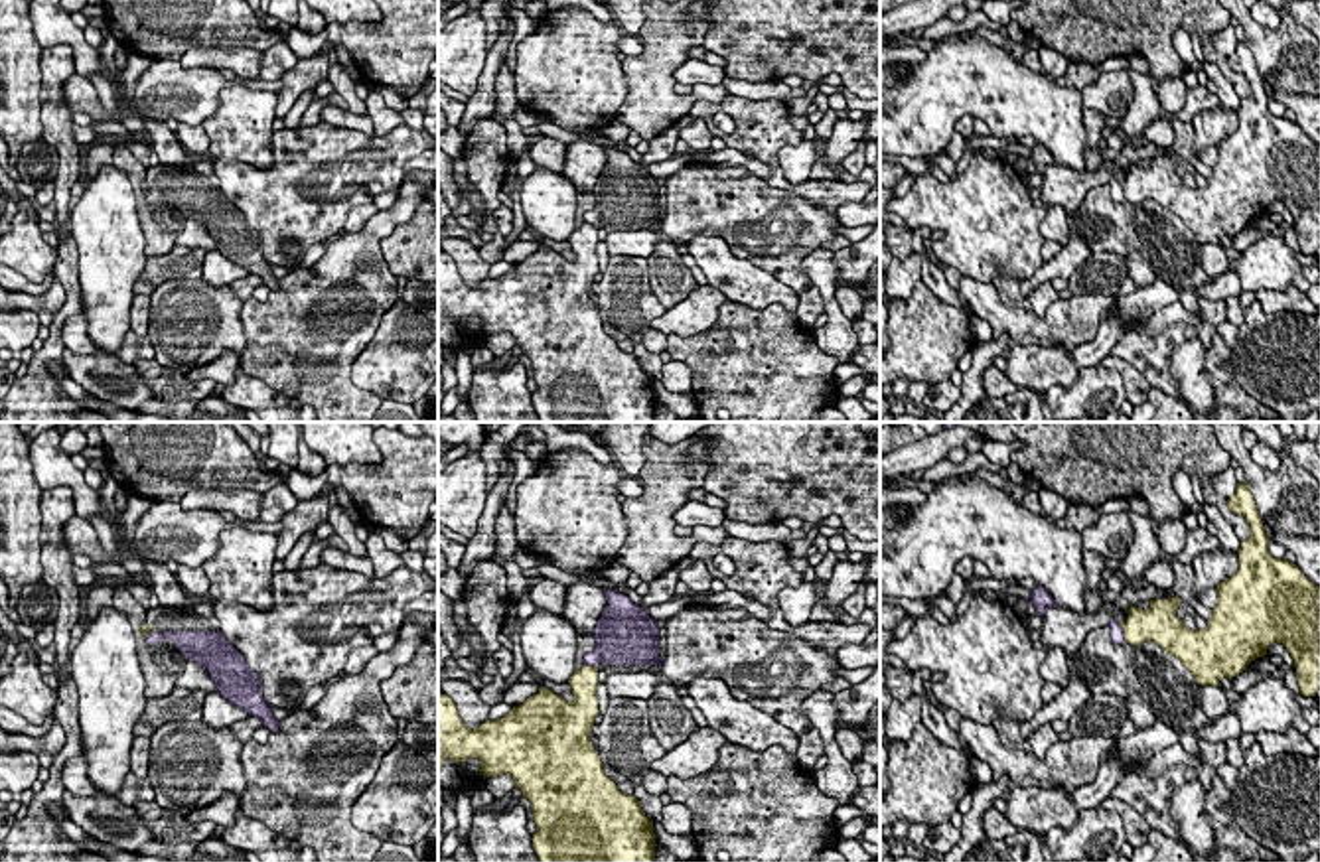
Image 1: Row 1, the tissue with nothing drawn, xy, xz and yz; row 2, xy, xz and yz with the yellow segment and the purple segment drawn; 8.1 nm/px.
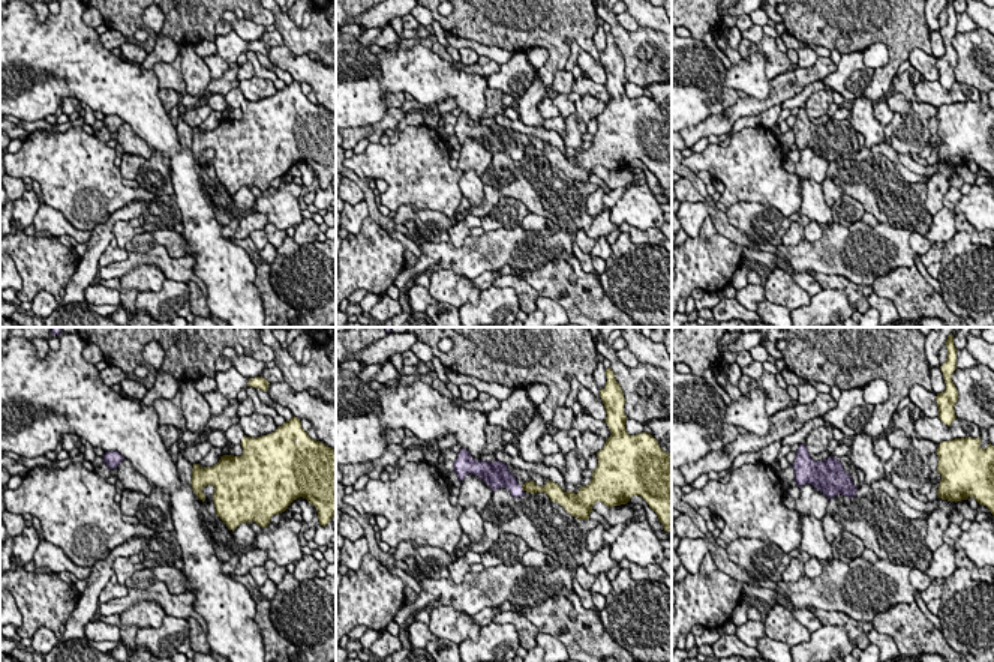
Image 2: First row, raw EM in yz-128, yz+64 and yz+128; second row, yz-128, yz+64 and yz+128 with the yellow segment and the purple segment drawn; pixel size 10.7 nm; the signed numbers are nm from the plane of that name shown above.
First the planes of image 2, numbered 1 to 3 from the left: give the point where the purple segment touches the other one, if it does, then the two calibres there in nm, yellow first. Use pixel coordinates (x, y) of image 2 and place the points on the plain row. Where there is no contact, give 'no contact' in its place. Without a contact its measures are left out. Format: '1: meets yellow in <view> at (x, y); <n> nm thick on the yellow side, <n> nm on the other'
1: no contact
2: meets yellow in yz+64 at (522, 152); 120 nm thick on the yellow side, 200 nm on the other
3: no contact

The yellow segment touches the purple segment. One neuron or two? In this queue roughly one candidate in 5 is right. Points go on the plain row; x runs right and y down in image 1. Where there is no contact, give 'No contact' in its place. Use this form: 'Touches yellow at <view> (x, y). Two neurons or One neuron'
Touches yellow at yz (1123, 192). Two neurons

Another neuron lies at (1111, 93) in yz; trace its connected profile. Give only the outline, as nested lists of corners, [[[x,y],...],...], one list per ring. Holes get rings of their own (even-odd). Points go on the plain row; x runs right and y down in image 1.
[[[1103,71],[1091,85],[1081,89],[1081,97],[1085,108],[1121,120],[1127,116],[1135,89],[1127,71]]]

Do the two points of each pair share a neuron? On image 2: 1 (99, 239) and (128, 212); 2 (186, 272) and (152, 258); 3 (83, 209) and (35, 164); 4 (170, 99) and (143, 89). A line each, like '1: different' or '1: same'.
1: same
2: same
3: same
4: different

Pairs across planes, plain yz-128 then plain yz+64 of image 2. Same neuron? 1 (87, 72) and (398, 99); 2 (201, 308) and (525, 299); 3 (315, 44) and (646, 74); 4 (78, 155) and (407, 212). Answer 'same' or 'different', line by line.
1: different
2: same
3: same
4: different

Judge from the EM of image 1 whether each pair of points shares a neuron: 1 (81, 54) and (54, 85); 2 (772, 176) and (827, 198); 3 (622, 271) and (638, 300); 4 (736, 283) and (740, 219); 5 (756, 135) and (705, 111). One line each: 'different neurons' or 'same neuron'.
1: different neurons
2: same neuron
3: same neuron
4: different neurons
5: same neuron

